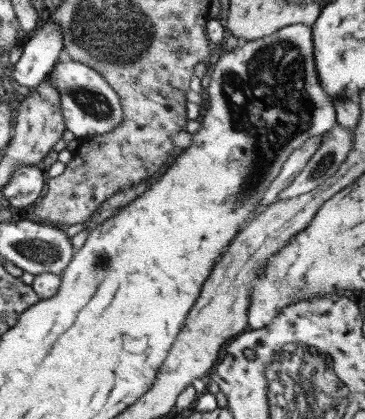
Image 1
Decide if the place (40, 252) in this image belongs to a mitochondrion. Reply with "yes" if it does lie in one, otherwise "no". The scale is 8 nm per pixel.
yes

